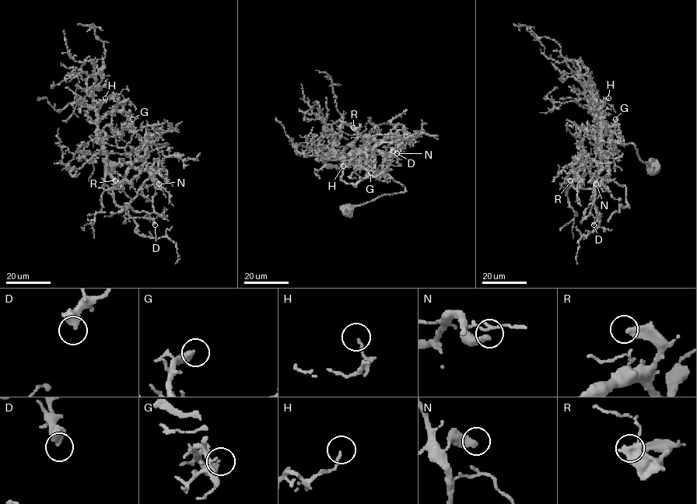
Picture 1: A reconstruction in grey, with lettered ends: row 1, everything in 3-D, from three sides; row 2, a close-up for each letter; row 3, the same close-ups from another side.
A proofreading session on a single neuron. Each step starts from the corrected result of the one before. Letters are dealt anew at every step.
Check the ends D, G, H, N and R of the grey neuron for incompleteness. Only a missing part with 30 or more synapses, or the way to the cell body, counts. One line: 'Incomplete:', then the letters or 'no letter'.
Incomplete: no letter

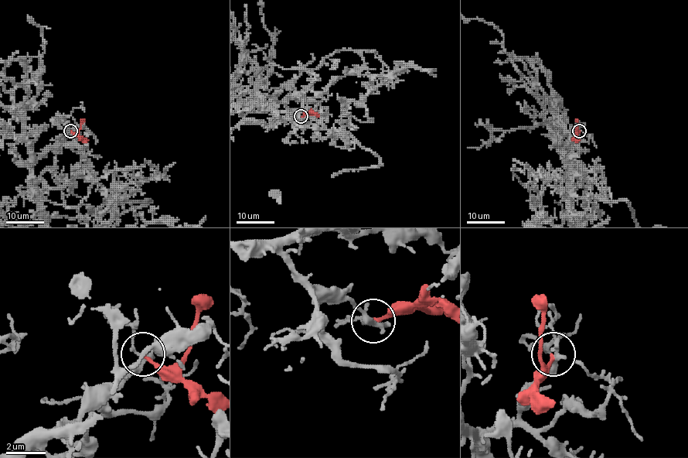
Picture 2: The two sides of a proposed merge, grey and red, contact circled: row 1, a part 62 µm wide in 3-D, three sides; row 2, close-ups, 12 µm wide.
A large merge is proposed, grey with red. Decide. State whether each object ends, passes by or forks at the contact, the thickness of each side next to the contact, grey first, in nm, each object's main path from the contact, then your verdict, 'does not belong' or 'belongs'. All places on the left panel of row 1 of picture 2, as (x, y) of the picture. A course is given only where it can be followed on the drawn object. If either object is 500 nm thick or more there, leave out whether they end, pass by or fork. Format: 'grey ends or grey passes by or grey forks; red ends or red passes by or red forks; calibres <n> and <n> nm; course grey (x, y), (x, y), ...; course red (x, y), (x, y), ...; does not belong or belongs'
grey forks; red ends; calibres 260 and 160 nm; course grey (70, 131), (32, 167), (35, 203), (48, 216), (83, 217), (119, 198), (149, 201); course red (70, 131), (77, 132), (83, 118); does not belong

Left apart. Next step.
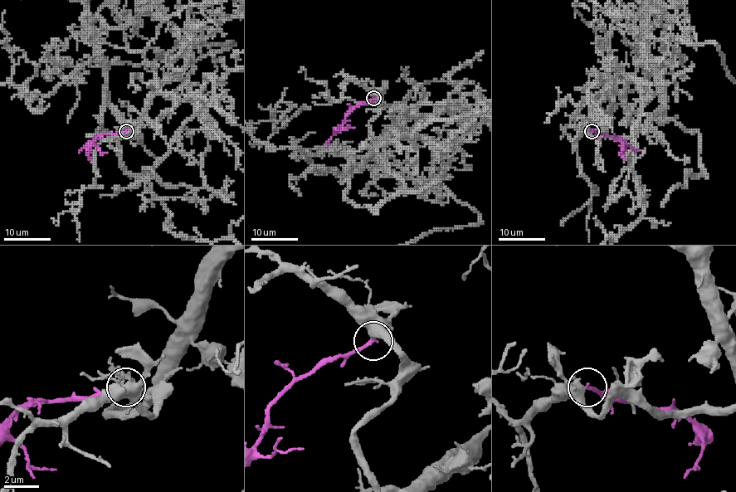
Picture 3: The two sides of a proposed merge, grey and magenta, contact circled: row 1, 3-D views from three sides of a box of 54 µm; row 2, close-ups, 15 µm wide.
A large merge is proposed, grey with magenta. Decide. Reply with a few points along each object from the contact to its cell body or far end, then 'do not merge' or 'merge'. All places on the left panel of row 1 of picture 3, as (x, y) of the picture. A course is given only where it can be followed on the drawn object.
grey via (126, 131), (134, 137), (122, 137), (148, 99), (182, 74), (188, 36), (231, 41), (168, 80), (109, 91) | magenta via (126, 131), (100, 134), (79, 151) | merge

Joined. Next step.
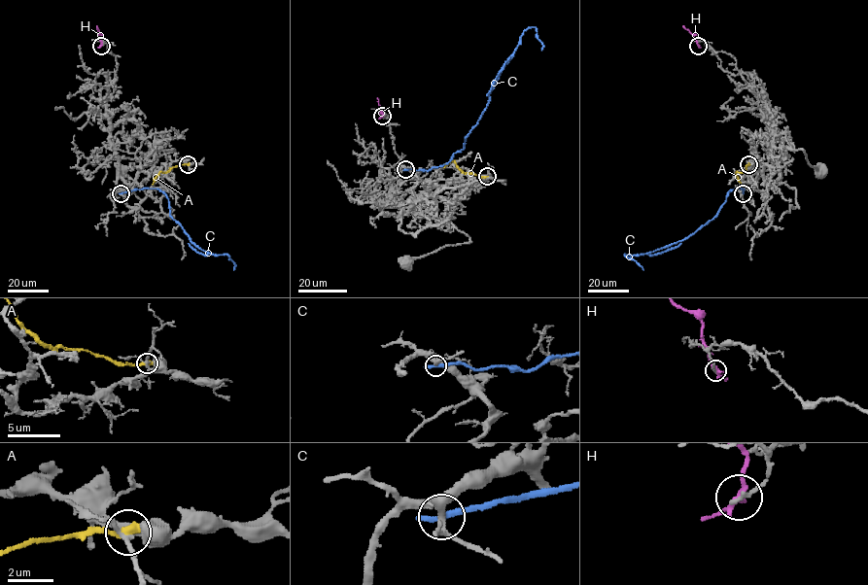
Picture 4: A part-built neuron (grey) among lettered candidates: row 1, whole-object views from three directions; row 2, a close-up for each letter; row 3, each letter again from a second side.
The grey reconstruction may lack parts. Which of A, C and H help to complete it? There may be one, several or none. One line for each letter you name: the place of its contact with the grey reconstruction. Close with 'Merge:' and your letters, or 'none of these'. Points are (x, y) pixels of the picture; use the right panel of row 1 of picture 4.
Merge: none of these

